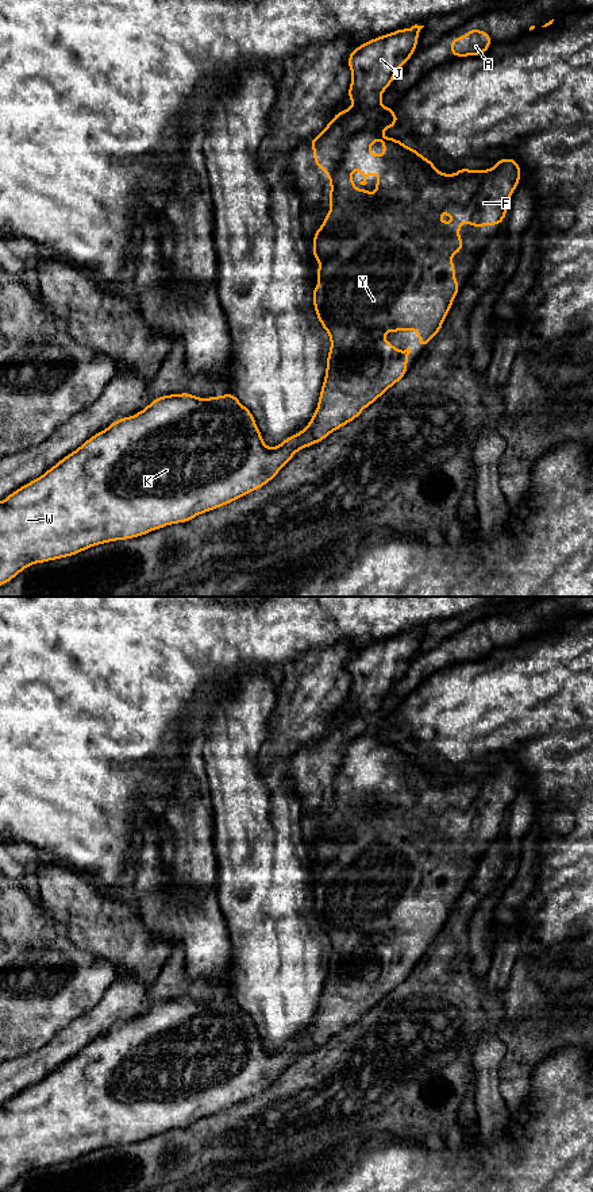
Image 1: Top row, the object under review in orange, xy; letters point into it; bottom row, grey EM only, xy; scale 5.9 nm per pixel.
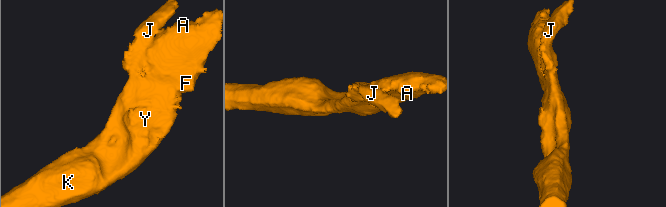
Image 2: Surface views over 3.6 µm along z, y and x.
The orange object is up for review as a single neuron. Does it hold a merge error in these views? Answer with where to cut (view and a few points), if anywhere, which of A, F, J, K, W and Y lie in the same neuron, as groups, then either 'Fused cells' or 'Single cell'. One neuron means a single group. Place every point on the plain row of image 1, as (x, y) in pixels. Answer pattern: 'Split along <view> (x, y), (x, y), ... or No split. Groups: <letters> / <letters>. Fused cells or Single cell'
Split along xy (381, 714), (372, 729), (349, 744), (338, 771), (328, 780). Groups: A F K W Y / J. Fused cells

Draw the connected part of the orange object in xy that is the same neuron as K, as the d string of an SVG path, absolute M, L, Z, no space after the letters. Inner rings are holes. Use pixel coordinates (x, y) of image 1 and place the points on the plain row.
M392 710L382 713L373 730L349 744L338 772L328 780L331 814L313 840L312 863L320 867L316 877L320 888L313 891L313 911L330 940L331 953L319 1008L309 1029L280 1050L267 1053L251 1017L232 998L209 1003L197 1003L189 998L155 1003L142 1017L113 1026L42 1081L0 1106L0 1191L31 1169L68 1162L97 1149L127 1145L170 1129L186 1127L253 1098L270 1087L299 1054L323 1046L331 1037L357 1023L408 977L405 972L409 969L407 961L412 957L411 953L396 954L384 945L385 938L415 934L419 953L424 953L442 934L459 894L451 865L451 860L461 857L466 848L458 842L459 834L465 828L474 833L502 828L521 774L517 765L502 763L490 775L471 776L462 772L447 780L436 775L434 765L426 764L417 755L381 740L381 733L389 734L397 726ZM378 744L384 747L382 761L367 755ZM353 774L362 778L361 790L367 788L369 779L378 779L381 784L373 790L381 795L374 795L371 801L370 795L354 794ZM442 815L458 826L442 828Z

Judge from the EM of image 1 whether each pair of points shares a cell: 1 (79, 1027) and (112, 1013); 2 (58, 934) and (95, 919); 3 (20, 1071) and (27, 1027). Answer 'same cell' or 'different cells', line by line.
1: same cell
2: different cells
3: different cells

